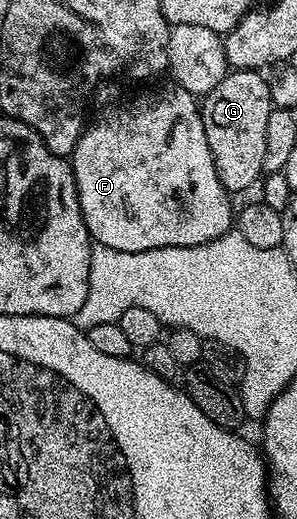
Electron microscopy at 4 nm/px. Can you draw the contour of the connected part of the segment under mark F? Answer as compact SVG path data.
M169 83L166 89L153 89L150 93L137 93L126 101L109 101L97 113L97 118L86 124L85 131L77 140L77 146L73 149L71 158L73 178L77 184L79 203L83 211L85 226L90 238L96 244L103 247L111 247L115 251L127 251L138 253L139 251L151 251L163 247L195 247L208 241L214 241L224 233L230 232L235 221L235 205L231 200L229 190L219 183L219 175L215 171L215 163L211 159L211 147L207 147L207 131L203 131L203 119L201 118L201 105L194 94L188 93L184 87L176 83Z

